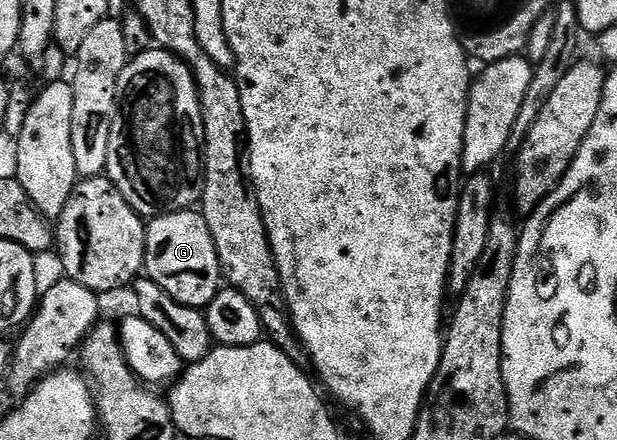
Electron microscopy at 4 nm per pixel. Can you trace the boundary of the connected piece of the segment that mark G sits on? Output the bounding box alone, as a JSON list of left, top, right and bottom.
[144,211,224,310]

